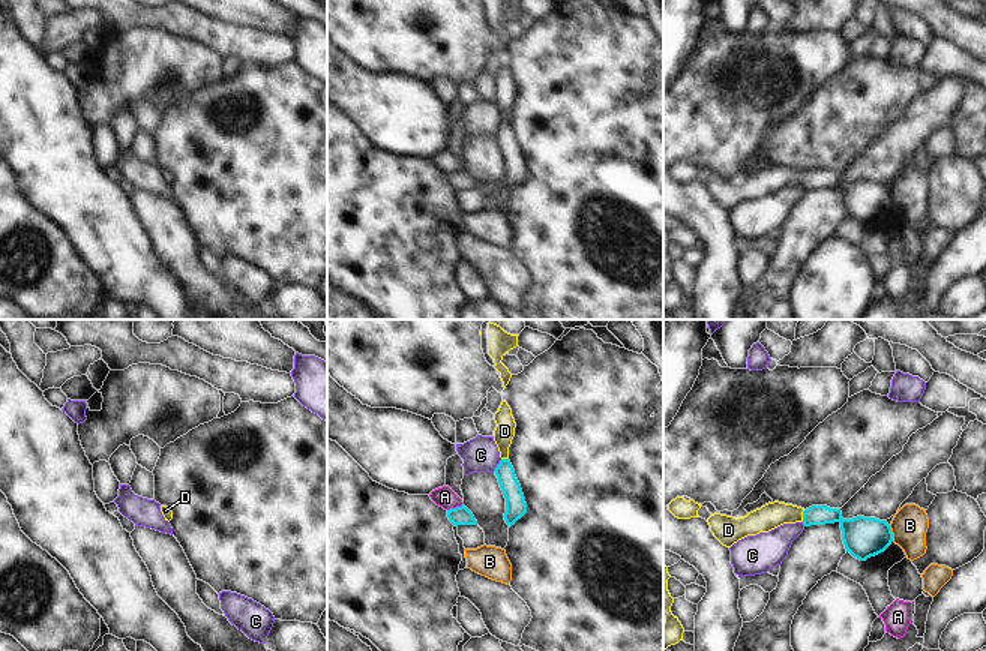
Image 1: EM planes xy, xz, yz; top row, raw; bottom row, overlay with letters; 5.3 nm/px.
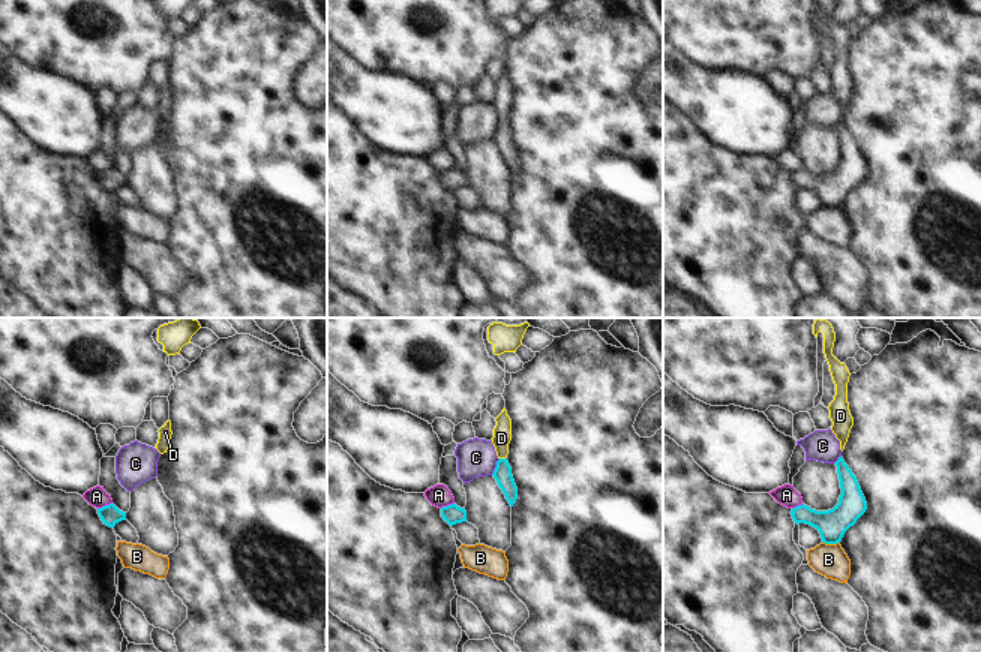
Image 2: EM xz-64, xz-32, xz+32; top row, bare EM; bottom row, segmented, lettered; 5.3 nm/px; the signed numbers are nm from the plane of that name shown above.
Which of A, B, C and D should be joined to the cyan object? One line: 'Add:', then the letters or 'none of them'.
Add: D

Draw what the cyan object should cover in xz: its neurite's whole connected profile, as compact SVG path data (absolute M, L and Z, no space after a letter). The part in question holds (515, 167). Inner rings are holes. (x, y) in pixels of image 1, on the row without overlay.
M506 64L501 66L498 75L494 78L497 92L494 94L494 105L500 116L500 128L495 132L500 152L506 162L504 184L509 192L527 177L527 166L521 148L515 140L515 134L509 124L509 111L515 100L515 82Z

